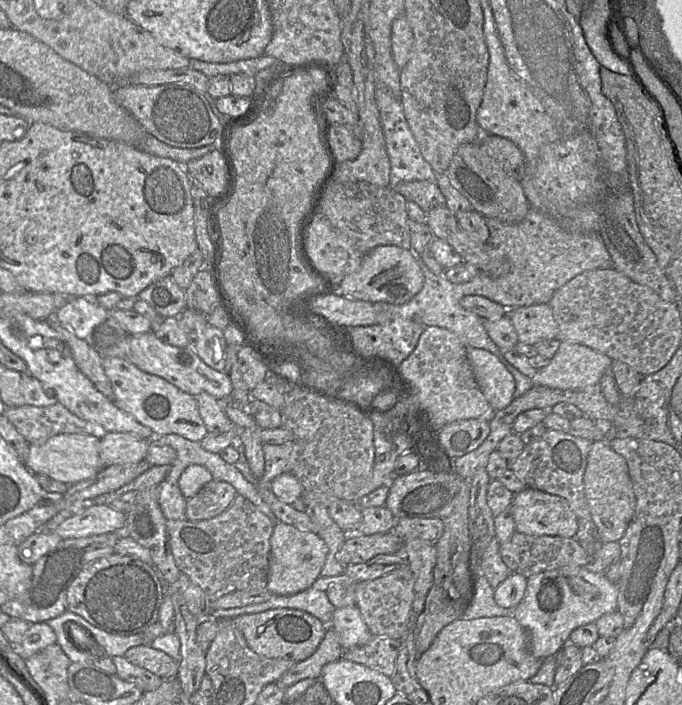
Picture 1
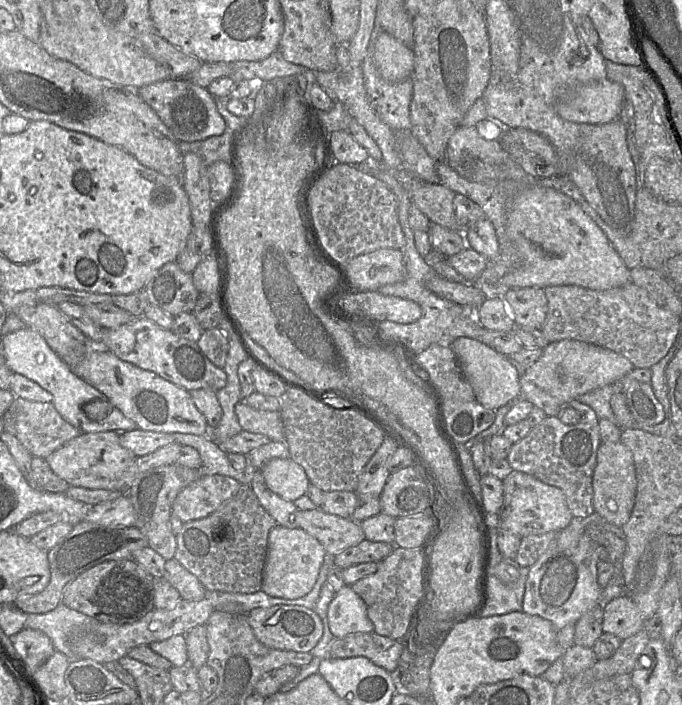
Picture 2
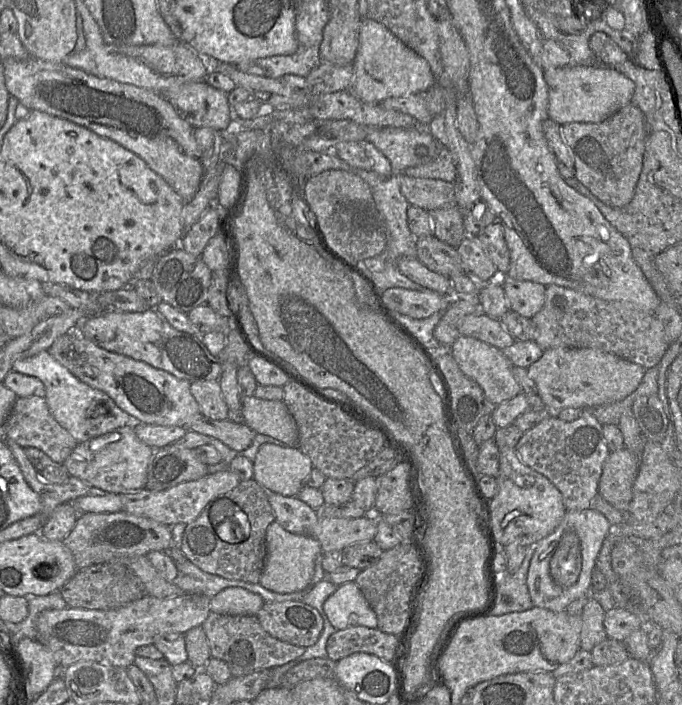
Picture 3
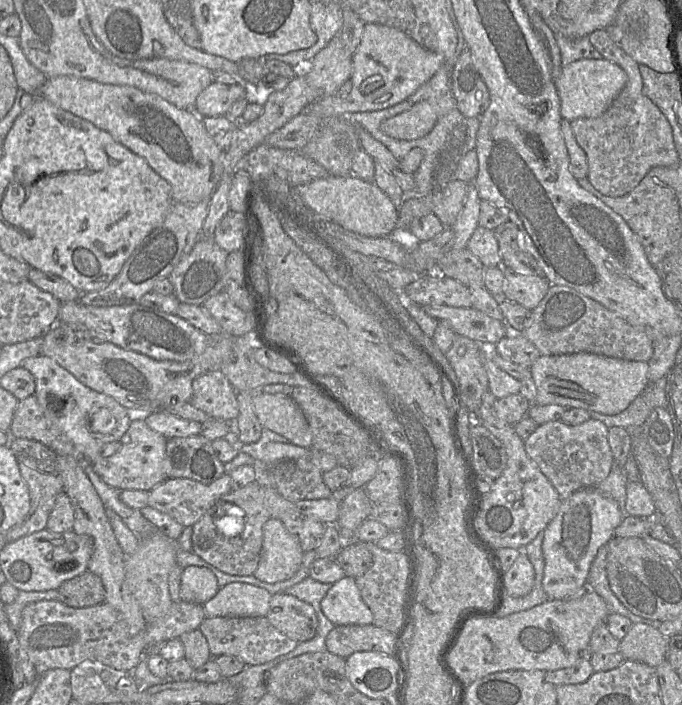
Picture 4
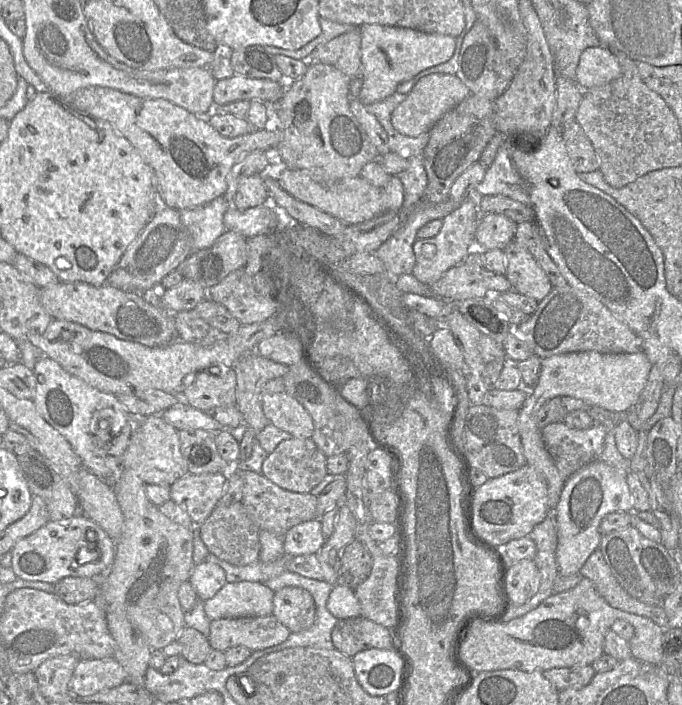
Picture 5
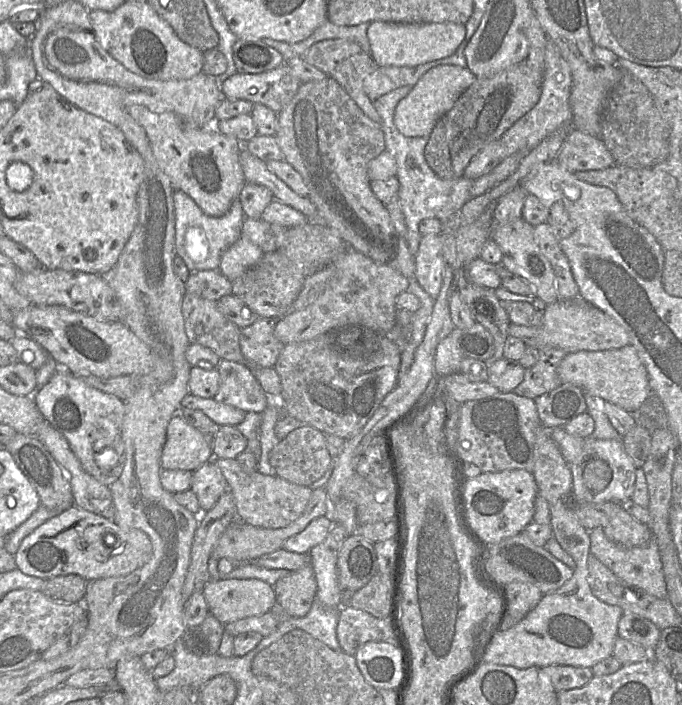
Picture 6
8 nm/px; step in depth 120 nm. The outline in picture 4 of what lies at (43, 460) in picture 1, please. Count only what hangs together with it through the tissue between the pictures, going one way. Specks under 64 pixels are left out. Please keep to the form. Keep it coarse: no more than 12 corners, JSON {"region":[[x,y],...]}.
{"region":[[135,419],[91,466],[118,490],[167,479],[167,439]]}

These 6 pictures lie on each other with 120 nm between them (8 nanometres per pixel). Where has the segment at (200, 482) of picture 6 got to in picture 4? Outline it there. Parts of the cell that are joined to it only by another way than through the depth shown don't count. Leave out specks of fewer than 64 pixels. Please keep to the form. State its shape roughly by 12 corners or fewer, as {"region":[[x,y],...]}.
{"region":[[171,478],[149,491],[147,506],[192,527],[232,490],[210,484]]}

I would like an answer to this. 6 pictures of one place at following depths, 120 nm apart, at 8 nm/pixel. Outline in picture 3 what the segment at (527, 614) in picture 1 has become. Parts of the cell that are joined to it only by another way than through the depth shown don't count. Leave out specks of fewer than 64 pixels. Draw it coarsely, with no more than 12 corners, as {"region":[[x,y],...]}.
{"region":[[592,508],[568,510],[536,544],[534,606],[561,612],[590,597],[611,530]]}

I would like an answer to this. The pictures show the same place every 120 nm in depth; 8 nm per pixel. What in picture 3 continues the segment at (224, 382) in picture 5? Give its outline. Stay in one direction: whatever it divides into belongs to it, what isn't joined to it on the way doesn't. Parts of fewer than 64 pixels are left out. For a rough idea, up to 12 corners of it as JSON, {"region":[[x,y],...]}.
{"region":[[219,380],[193,382],[190,392],[202,415],[228,420]]}

